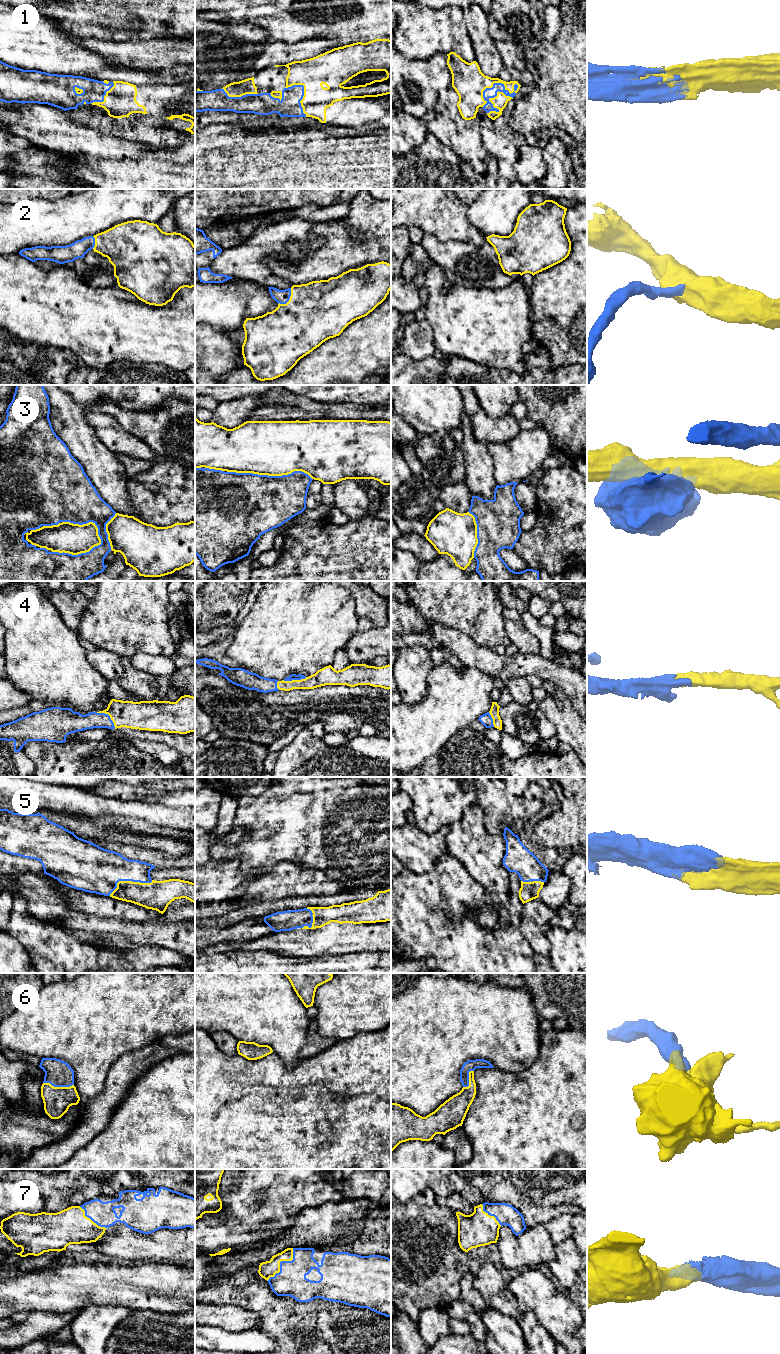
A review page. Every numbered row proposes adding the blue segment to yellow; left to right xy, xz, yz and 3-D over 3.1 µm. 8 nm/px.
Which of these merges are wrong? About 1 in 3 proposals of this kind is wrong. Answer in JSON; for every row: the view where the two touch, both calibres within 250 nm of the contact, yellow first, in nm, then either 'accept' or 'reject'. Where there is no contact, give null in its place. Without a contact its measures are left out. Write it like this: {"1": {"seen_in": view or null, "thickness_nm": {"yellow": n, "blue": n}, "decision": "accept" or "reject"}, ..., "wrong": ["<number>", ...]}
{"1": {"seen_in": "yz", "thickness_nm": {"yellow": 240, "blue": 80}, "decision": "accept"}, "2": {"seen_in": "xz", "thickness_nm": {"yellow": 480, "blue": 110}, "decision": "accept"}, "3": {"seen_in": "xy", "thickness_nm": {"yellow": 240, "blue": 380}, "decision": "reject"}, "4": {"seen_in": "xy", "thickness_nm": {"yellow": 220, "blue": 140}, "decision": "accept"}, "5": {"seen_in": "xy", "thickness_nm": {"yellow": 220, "blue": 360}, "decision": "accept"}, "6": {"seen_in": "xy", "thickness_nm": {"yellow": 220, "blue": 220}, "decision": "accept"}, "7": {"seen_in": "xz", "thickness_nm": {"yellow": 130, "blue": 240}, "decision": "accept"}, "wrong": ["3"]}

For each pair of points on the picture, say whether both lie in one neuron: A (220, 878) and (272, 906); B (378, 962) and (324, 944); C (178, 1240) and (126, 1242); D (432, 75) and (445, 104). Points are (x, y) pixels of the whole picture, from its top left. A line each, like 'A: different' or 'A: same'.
A: different
B: different
C: same
D: different

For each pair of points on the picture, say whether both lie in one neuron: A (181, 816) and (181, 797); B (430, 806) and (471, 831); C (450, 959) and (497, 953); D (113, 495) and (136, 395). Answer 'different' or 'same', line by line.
A: different
B: different
C: same
D: different

